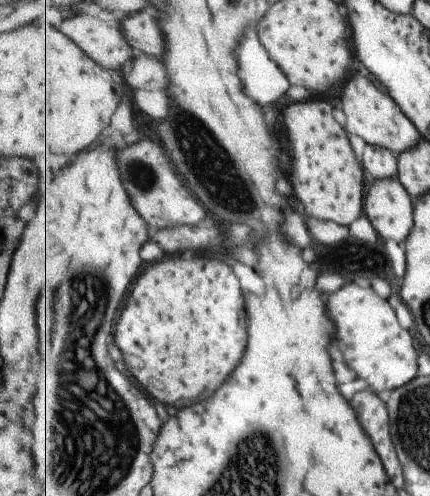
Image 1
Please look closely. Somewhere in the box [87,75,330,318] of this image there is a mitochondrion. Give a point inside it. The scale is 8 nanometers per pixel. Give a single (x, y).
(198, 148)

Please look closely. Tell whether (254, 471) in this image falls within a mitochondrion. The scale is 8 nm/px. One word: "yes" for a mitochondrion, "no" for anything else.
yes

